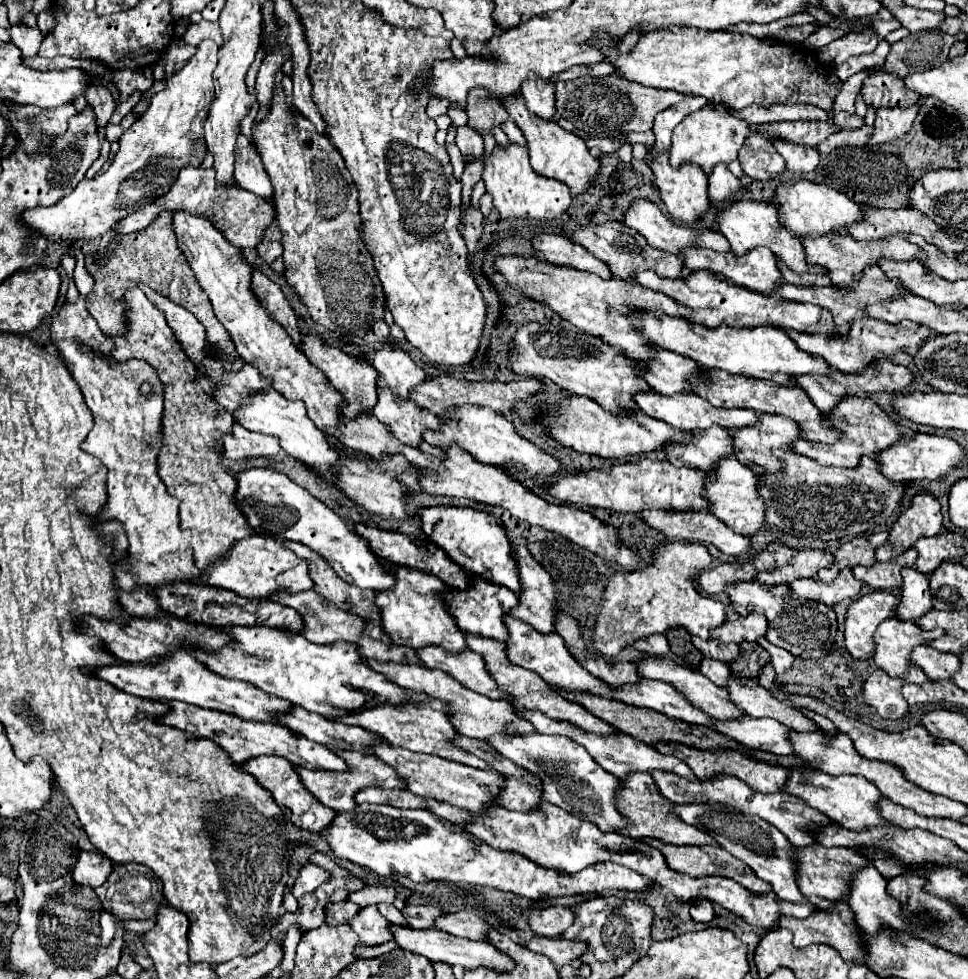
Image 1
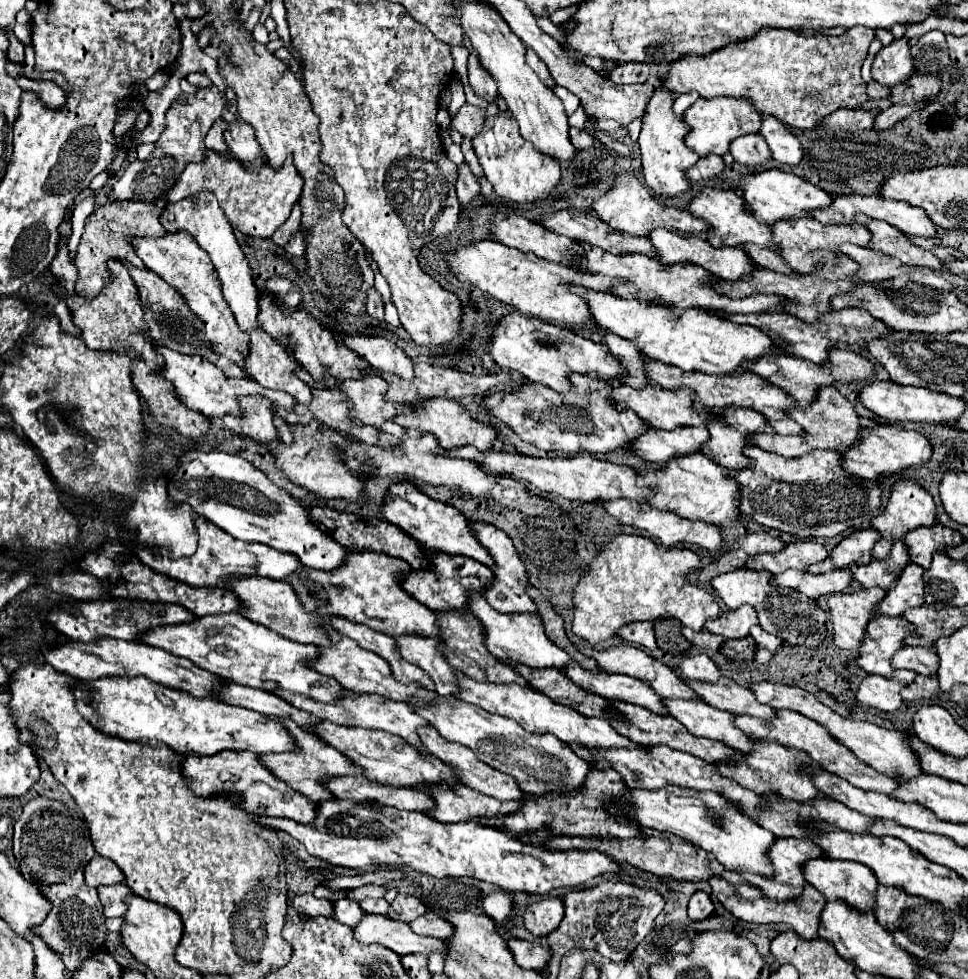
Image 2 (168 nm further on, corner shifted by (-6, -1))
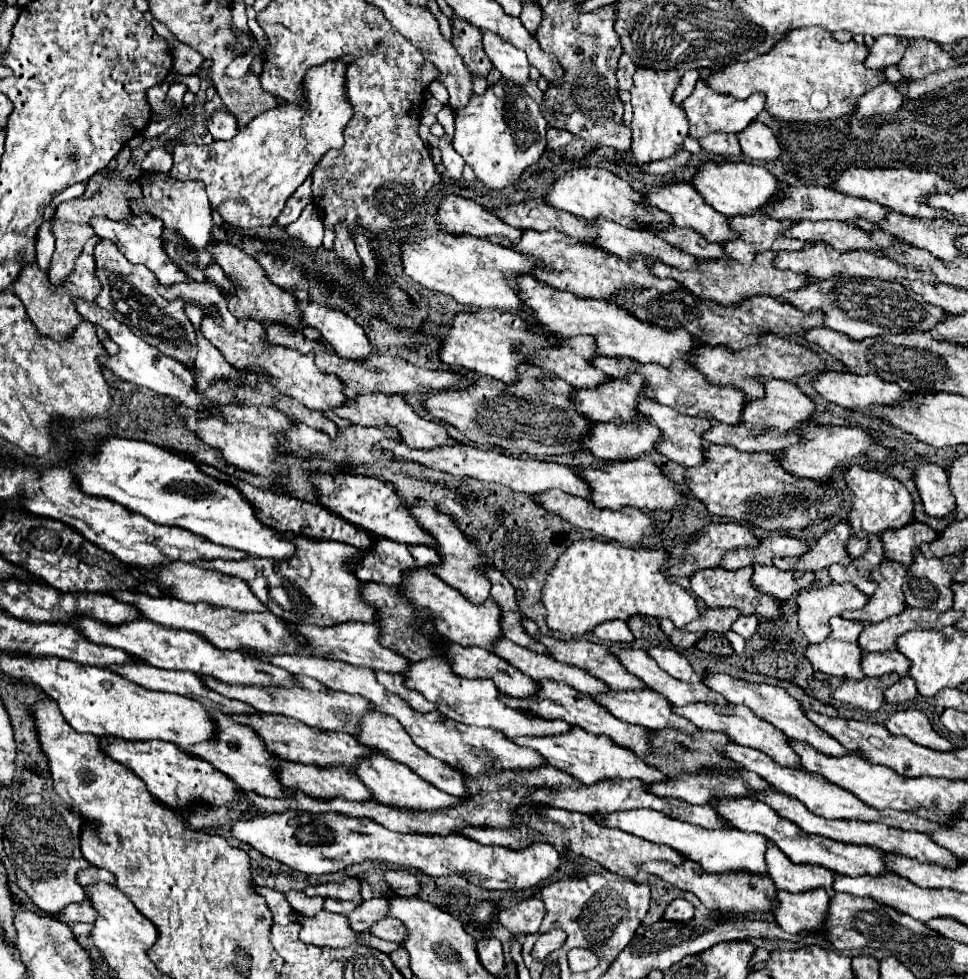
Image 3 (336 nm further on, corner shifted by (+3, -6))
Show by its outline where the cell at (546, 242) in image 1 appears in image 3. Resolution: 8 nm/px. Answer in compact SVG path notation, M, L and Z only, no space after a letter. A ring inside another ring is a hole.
M446 196L440 204L438 222L446 232L452 234L472 234L480 238L502 236L510 242L518 242L522 230L508 226L494 212L476 204L474 200L464 200L458 196Z

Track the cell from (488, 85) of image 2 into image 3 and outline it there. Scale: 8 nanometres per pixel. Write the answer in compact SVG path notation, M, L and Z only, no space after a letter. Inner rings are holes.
M454 16L452 20L452 32L454 32L452 44L456 46L456 52L462 56L470 74L474 78L486 78L492 70L492 62L484 54L482 32L458 16Z

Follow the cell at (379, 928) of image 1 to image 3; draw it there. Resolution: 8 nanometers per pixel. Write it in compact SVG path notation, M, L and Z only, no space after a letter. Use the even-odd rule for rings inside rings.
M290 890L290 892L286 892L286 898L292 904L292 908L302 912L302 914L318 914L324 908L324 898L320 898L320 896L310 898L304 892Z

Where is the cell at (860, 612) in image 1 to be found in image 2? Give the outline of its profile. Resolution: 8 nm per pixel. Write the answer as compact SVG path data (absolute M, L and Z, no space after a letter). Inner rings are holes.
M879 587L835 593L827 597L827 607L833 625L833 643L839 649L857 649L861 633L865 633L865 621L875 617L875 605L885 597Z

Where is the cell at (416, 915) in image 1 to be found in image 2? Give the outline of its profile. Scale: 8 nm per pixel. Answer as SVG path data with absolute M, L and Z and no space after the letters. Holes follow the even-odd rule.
M399 893L395 897L395 901L389 905L389 911L387 911L385 917L393 919L393 921L409 923L409 921L417 919L423 913L427 913L427 909L425 909L425 905L417 897L413 897L413 895L401 895Z

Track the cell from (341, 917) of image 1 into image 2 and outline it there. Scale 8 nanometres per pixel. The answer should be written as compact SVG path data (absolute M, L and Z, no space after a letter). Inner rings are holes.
M295 895L291 905L299 915L307 915L307 917L315 917L315 915L329 917L329 913L333 913L331 901L317 899L313 895Z

